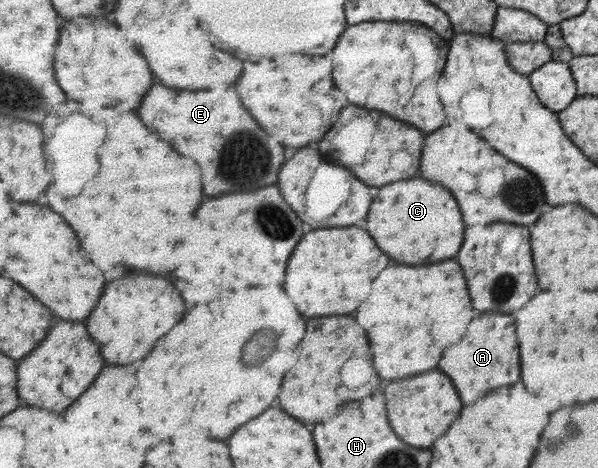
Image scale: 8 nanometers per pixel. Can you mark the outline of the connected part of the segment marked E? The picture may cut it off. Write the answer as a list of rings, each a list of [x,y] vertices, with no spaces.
[[[157,82],[145,96],[139,116],[143,116],[147,128],[159,132],[159,136],[175,144],[179,152],[199,160],[203,168],[203,186],[209,196],[219,196],[223,192],[253,192],[279,182],[277,178],[287,160],[287,150],[275,136],[265,134],[255,118],[251,122],[251,114],[241,104],[235,88],[195,92],[195,88],[169,88]]]

